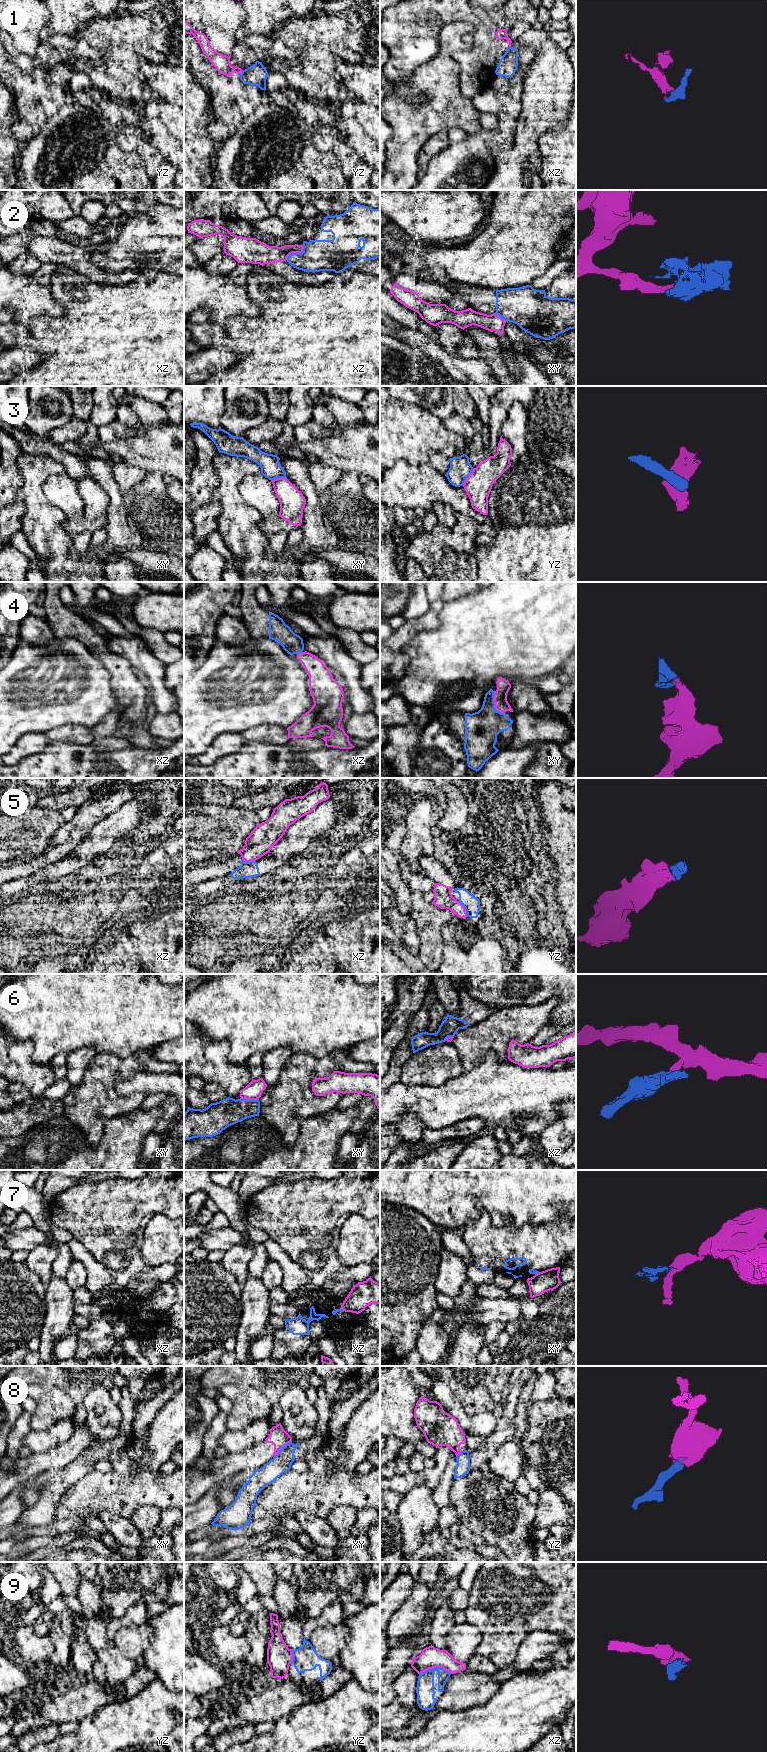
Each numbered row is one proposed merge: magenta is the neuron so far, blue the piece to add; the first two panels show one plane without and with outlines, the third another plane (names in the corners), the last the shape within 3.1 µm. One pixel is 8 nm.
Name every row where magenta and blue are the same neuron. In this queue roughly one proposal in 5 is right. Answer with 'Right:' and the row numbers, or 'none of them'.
Right: 4

